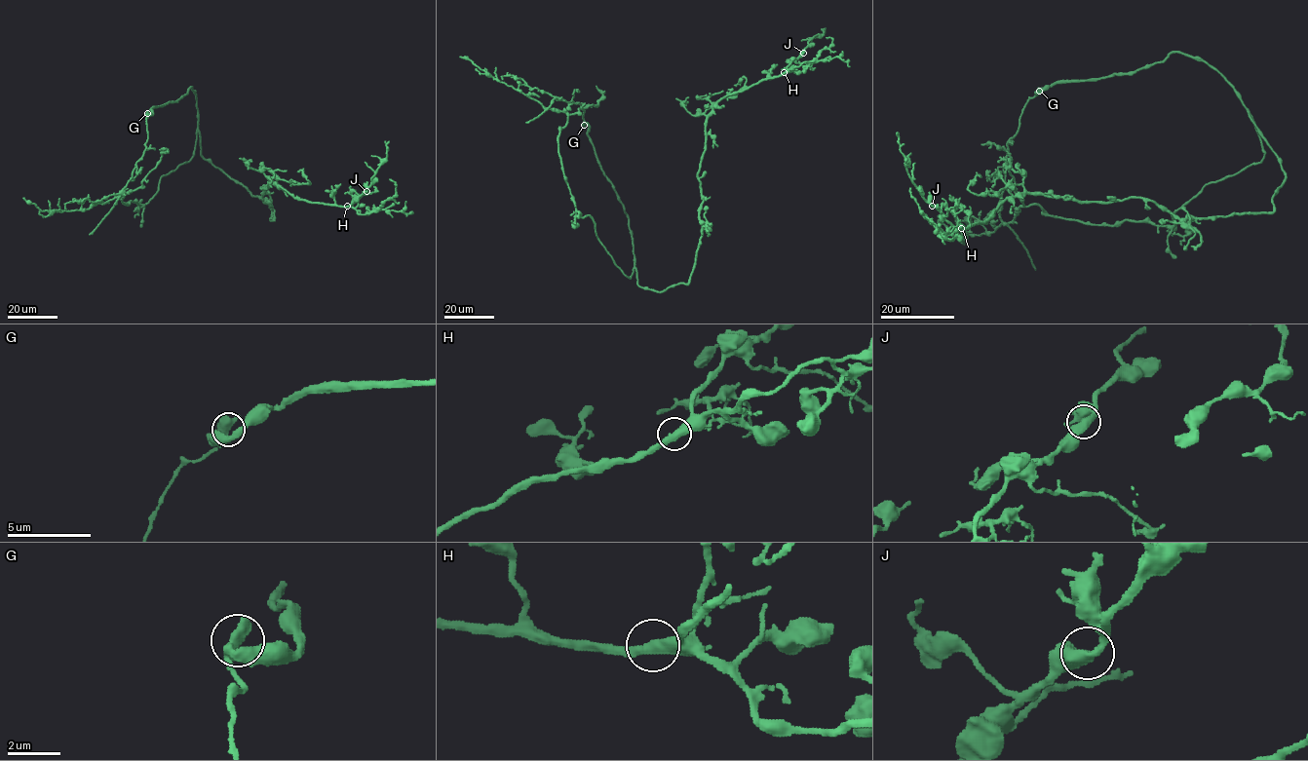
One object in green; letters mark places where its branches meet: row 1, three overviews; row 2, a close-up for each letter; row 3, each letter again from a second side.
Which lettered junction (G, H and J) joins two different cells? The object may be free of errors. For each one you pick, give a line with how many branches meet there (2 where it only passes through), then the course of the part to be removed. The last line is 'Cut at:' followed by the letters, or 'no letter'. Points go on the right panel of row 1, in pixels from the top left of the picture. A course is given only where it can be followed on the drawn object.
Cut at: no letter

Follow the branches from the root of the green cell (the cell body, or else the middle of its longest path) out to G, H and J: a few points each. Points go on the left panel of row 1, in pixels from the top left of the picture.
G: (212, 164), (201, 154), (196, 95), (191, 87), (177, 101), (154, 106), (150, 109), (151, 114), (146, 113)
H: (212, 164), (263, 201), (266, 187), (261, 187), (274, 183), (298, 199), (347, 206)
J: (212, 164), (263, 201), (266, 187), (261, 187), (269, 183), (298, 199), (338, 206), (350, 206), (366, 191)

